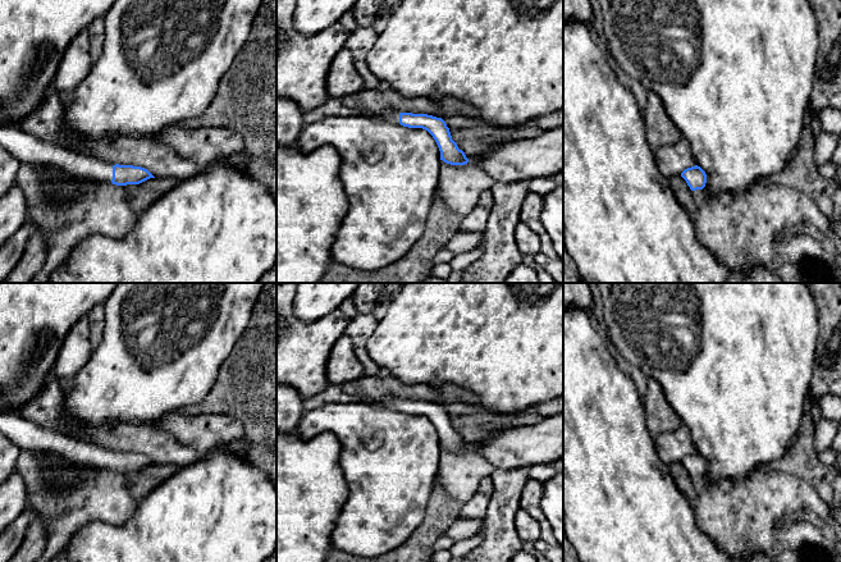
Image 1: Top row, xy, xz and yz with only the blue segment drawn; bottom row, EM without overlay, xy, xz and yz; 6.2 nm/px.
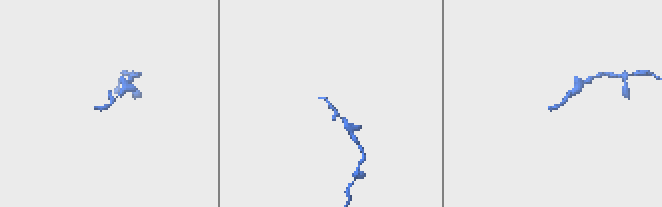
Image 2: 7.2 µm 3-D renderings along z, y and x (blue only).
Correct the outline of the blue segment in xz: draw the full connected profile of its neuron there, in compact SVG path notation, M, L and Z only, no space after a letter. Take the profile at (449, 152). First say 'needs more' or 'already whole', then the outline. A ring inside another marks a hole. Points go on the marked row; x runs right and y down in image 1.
needs more; M396 110L383 111L378 118L392 123L399 123L403 127L428 131L439 147L440 160L447 164L465 165L469 163L465 152L460 150L457 143L452 140L449 128L442 118L428 114L398 113Z

